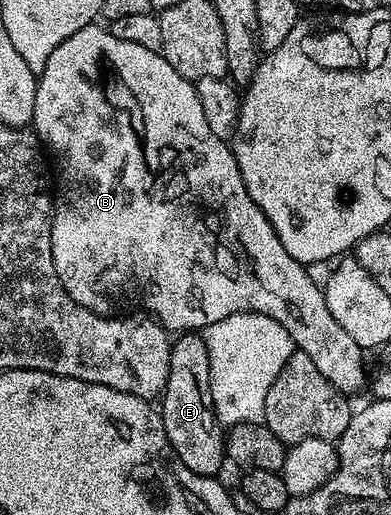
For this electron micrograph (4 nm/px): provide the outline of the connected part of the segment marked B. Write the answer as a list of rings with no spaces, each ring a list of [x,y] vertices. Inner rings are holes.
[[[92,25],[92,26],[90,26],[90,27],[86,27],[86,28],[85,28],[85,29],[77,29],[77,30],[76,30],[76,31],[75,31],[75,32],[74,32],[74,33],[73,33],[73,37],[65,37],[65,41],[61,41],[61,45],[57,45],[57,49],[53,49],[53,53],[49,53],[49,61],[45,61],[45,69],[44,69],[44,70],[43,70],[43,72],[41,72],[41,74],[40,74],[40,75],[38,75],[38,77],[37,77],[37,101],[36,101],[36,102],[35,102],[35,117],[34,117],[34,120],[33,120],[33,130],[34,130],[34,132],[35,132],[35,134],[36,134],[36,135],[38,135],[38,136],[39,136],[39,138],[40,138],[40,140],[41,140],[41,143],[42,143],[42,146],[43,146],[43,147],[44,147],[44,148],[46,148],[46,150],[47,150],[47,151],[48,151],[48,152],[49,152],[49,155],[50,155],[50,158],[51,158],[51,159],[52,159],[52,160],[53,160],[53,163],[54,163],[54,159],[53,159],[53,158],[55,158],[55,163],[56,163],[56,165],[57,165],[57,166],[59,166],[59,191],[58,191],[58,187],[57,187],[57,190],[56,190],[56,191],[55,191],[55,192],[54,192],[54,195],[53,195],[53,214],[52,214],[52,216],[51,216],[51,252],[52,252],[52,253],[53,253],[53,265],[54,265],[54,266],[55,266],[55,272],[56,272],[56,273],[57,273],[57,277],[58,277],[58,278],[59,278],[59,280],[60,280],[60,281],[61,281],[61,285],[62,285],[62,286],[63,286],[63,288],[64,288],[64,289],[65,289],[65,293],[69,293],[69,297],[73,297],[73,301],[77,301],[77,305],[81,305],[81,306],[82,306],[82,307],[84,307],[84,308],[85,308],[85,309],[89,309],[89,310],[90,310],[90,311],[92,311],[92,312],[93,312],[93,313],[97,313],[97,314],[98,314],[98,315],[105,315],[105,316],[110,316],[110,315],[111,315],[111,314],[112,314],[112,311],[111,311],[111,299],[116,299],[116,301],[117,301],[117,302],[119,302],[119,303],[123,303],[123,302],[125,302],[125,301],[126,301],[126,299],[128,299],[128,301],[129,301],[129,302],[131,302],[131,303],[136,303],[136,305],[137,305],[137,306],[139,306],[139,307],[144,307],[144,309],[145,309],[145,310],[147,310],[147,311],[144,311],[144,312],[146,312],[146,314],[147,314],[147,315],[148,315],[148,316],[151,316],[151,317],[154,317],[154,318],[156,318],[156,319],[158,319],[158,320],[159,320],[159,322],[160,322],[160,323],[162,323],[162,324],[163,324],[163,326],[164,326],[164,327],[166,327],[166,328],[167,328],[167,330],[168,330],[168,332],[171,332],[171,333],[191,333],[191,332],[194,332],[194,331],[195,331],[195,330],[196,330],[196,329],[206,329],[206,327],[208,327],[208,326],[209,326],[209,325],[213,325],[213,324],[214,324],[214,323],[216,323],[216,322],[217,322],[217,321],[221,321],[221,320],[222,320],[222,319],[224,319],[224,318],[225,318],[225,317],[235,317],[235,315],[236,315],[236,314],[237,314],[237,313],[245,313],[245,312],[246,312],[246,311],[256,311],[256,312],[257,312],[257,313],[261,313],[261,314],[262,314],[262,315],[268,315],[268,316],[269,316],[269,317],[273,317],[273,318],[274,318],[274,319],[275,319],[275,320],[276,320],[276,321],[277,321],[277,322],[278,322],[278,323],[280,323],[280,324],[281,324],[281,326],[282,326],[282,327],[284,327],[284,329],[285,329],[285,330],[287,330],[287,332],[288,332],[288,333],[289,333],[289,337],[290,337],[290,338],[291,338],[291,340],[293,340],[293,342],[295,342],[295,345],[296,345],[296,348],[298,348],[298,350],[300,350],[300,351],[304,351],[304,352],[305,352],[305,353],[309,353],[309,357],[313,357],[313,365],[317,365],[317,369],[318,369],[318,370],[319,370],[319,371],[320,371],[320,373],[322,373],[322,375],[323,375],[323,376],[325,376],[325,381],[329,381],[329,382],[330,382],[330,383],[332,383],[332,385],[334,385],[334,386],[335,386],[335,387],[336,387],[336,389],[338,389],[338,390],[339,390],[339,391],[342,391],[342,392],[343,392],[343,394],[344,394],[344,395],[346,395],[346,396],[348,396],[348,397],[351,397],[351,396],[354,396],[354,395],[353,395],[353,393],[354,393],[354,391],[359,391],[359,390],[361,390],[361,389],[362,389],[362,387],[363,387],[363,390],[364,390],[364,387],[365,387],[365,384],[366,384],[366,383],[367,383],[367,382],[368,382],[368,379],[369,379],[369,375],[366,375],[366,373],[365,373],[365,372],[363,372],[363,355],[364,355],[364,352],[363,352],[363,351],[362,351],[362,350],[361,350],[361,349],[360,349],[360,348],[359,348],[359,346],[358,346],[358,345],[357,345],[357,341],[353,341],[353,337],[349,337],[349,333],[345,333],[345,329],[341,329],[341,325],[337,325],[337,321],[333,321],[333,313],[329,313],[329,309],[328,309],[328,308],[327,308],[327,306],[326,306],[326,305],[325,305],[325,301],[324,301],[324,300],[323,300],[323,287],[322,287],[322,286],[320,286],[320,284],[317,284],[317,283],[314,283],[314,282],[313,282],[313,281],[312,281],[312,280],[311,280],[311,279],[310,279],[310,278],[309,278],[309,276],[307,276],[307,269],[306,269],[306,266],[304,266],[304,264],[302,264],[302,263],[298,263],[298,261],[297,261],[297,260],[295,260],[295,259],[294,259],[294,258],[293,258],[293,257],[289,257],[289,253],[285,253],[285,245],[281,245],[281,241],[280,241],[280,240],[279,240],[279,238],[278,238],[278,237],[277,237],[277,233],[276,233],[276,232],[275,232],[275,230],[274,230],[274,229],[273,229],[273,225],[269,225],[269,221],[268,221],[268,220],[267,220],[267,218],[266,218],[266,217],[265,217],[265,213],[264,213],[264,212],[263,212],[263,210],[262,210],[262,209],[261,209],[261,208],[260,208],[260,207],[259,207],[259,206],[258,206],[258,205],[257,205],[257,204],[256,204],[256,203],[255,203],[255,202],[254,202],[254,201],[253,201],[253,197],[249,197],[249,189],[245,189],[245,181],[244,181],[244,180],[243,180],[243,178],[242,178],[242,177],[241,177],[241,173],[240,173],[240,172],[239,172],[239,166],[238,166],[238,165],[237,165],[237,161],[236,161],[236,160],[235,160],[235,155],[234,155],[234,154],[233,154],[233,153],[232,153],[232,151],[231,151],[231,149],[230,149],[230,146],[228,146],[228,144],[227,144],[227,143],[226,143],[226,142],[225,142],[225,140],[224,140],[224,139],[222,139],[222,138],[221,138],[221,137],[217,137],[217,133],[213,133],[213,129],[209,129],[209,124],[208,124],[208,123],[206,123],[206,122],[205,122],[205,113],[201,113],[201,100],[200,100],[200,99],[198,99],[198,98],[197,98],[197,93],[196,93],[196,92],[195,92],[195,85],[194,85],[194,82],[192,82],[192,80],[190,80],[190,79],[186,79],[186,78],[185,78],[185,77],[181,77],[181,73],[177,73],[177,69],[173,69],[173,65],[169,65],[169,61],[165,61],[165,57],[164,57],[164,56],[163,56],[163,54],[161,54],[161,53],[160,53],[160,52],[158,52],[158,51],[154,51],[154,50],[153,50],[153,49],[145,49],[145,48],[143,48],[143,47],[142,47],[142,45],[133,45],[133,41],[121,41],[121,37],[113,37],[113,33],[112,33],[112,32],[111,32],[111,30],[110,30],[110,29],[108,29],[108,28],[107,28],[107,27],[106,27],[106,26],[103,26],[103,27],[99,27],[99,26],[100,26],[100,25]]]

